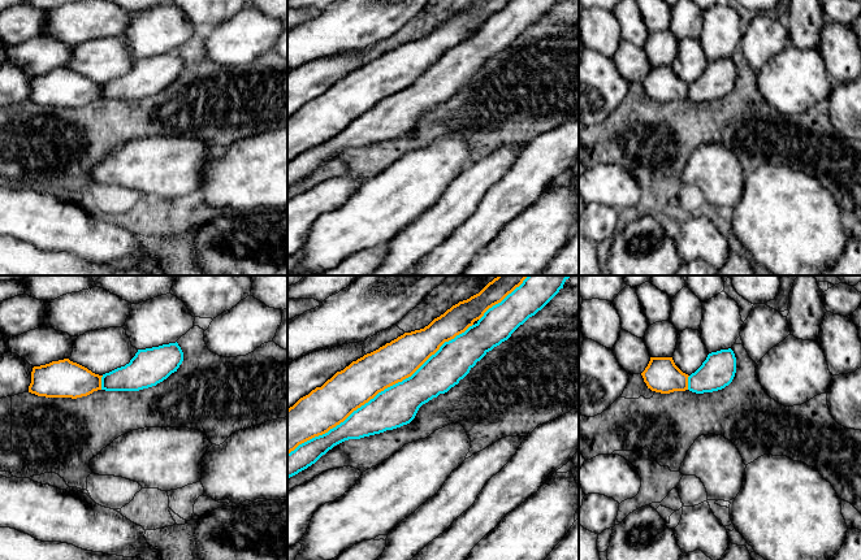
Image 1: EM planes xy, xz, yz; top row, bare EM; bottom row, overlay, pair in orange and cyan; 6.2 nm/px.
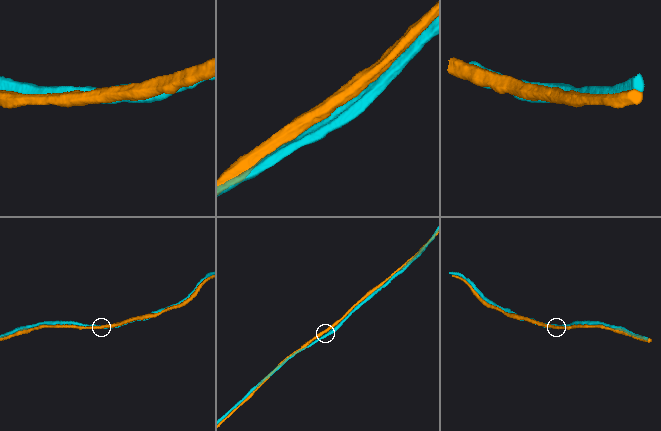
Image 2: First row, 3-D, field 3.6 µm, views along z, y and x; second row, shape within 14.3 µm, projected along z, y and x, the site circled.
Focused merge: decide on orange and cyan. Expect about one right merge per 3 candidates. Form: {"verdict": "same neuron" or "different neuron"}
{"verdict": "different neuron"}

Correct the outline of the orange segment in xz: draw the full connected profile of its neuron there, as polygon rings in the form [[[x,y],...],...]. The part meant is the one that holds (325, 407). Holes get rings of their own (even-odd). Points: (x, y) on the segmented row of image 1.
[[[498,275],[479,294],[453,305],[424,329],[404,333],[378,350],[352,361],[343,370],[337,372],[321,387],[316,387],[308,395],[300,398],[287,409],[287,453],[294,451],[299,444],[323,435],[343,422],[354,411],[368,403],[378,392],[411,377],[445,342],[464,333],[489,308],[501,303],[519,287],[527,277]]]

